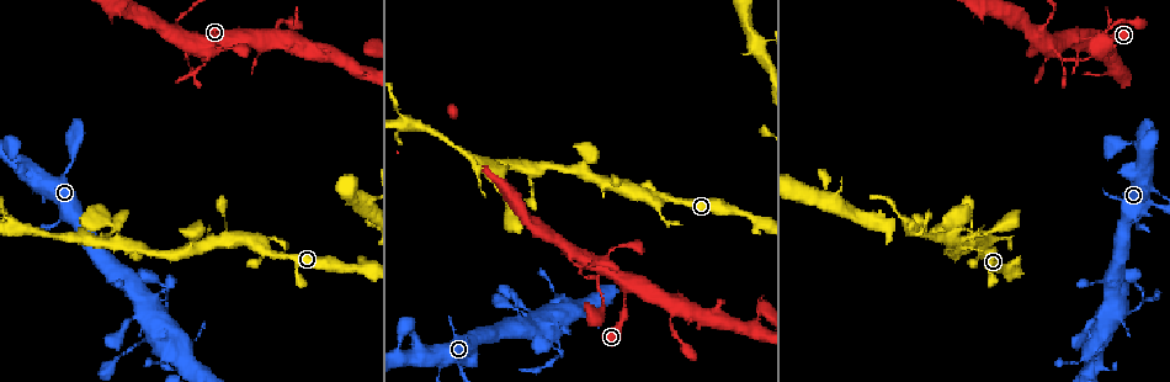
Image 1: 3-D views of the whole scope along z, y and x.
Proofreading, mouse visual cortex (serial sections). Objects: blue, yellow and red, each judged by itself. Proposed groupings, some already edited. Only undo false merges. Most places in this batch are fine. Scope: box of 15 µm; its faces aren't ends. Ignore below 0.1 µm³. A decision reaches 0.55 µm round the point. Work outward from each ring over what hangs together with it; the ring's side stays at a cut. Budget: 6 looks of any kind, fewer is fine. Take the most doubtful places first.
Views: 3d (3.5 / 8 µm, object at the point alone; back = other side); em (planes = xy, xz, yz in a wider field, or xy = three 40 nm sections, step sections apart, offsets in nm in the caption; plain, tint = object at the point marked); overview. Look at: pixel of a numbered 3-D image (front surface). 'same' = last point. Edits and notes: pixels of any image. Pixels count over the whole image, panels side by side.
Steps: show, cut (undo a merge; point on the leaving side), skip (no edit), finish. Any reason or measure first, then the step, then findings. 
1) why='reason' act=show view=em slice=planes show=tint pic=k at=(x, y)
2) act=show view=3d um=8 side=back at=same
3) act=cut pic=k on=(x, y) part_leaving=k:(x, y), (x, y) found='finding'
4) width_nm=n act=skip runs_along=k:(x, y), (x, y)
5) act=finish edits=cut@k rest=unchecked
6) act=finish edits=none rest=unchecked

why='thin arm on a thick one' act=show view=3d um=3.5 pic=1 at=(571, 253)

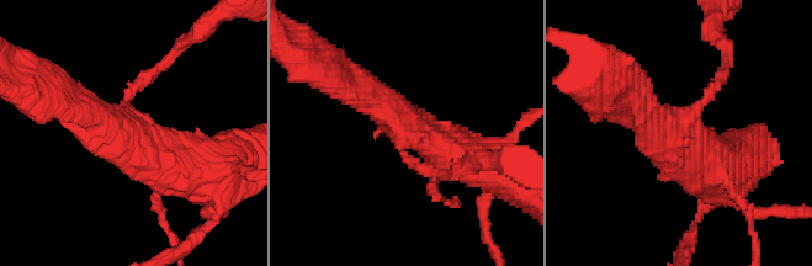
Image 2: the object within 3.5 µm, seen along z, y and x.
arms=3 arm_widths_nm=150,450,600 act=show view=em slice=xy step=5 show=tint pic=2 at=(132, 136)

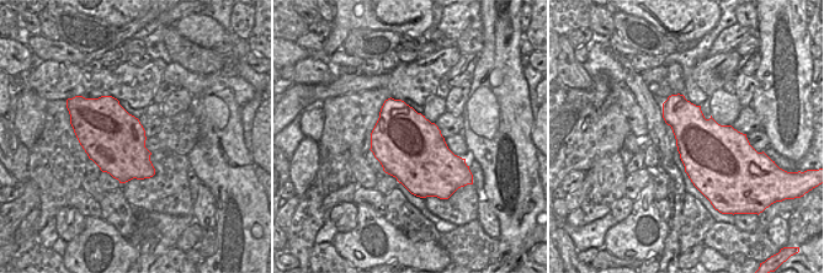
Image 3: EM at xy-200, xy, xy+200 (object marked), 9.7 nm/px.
why='another direction' act=show view=em slice=xy step=2 show=tint at=same

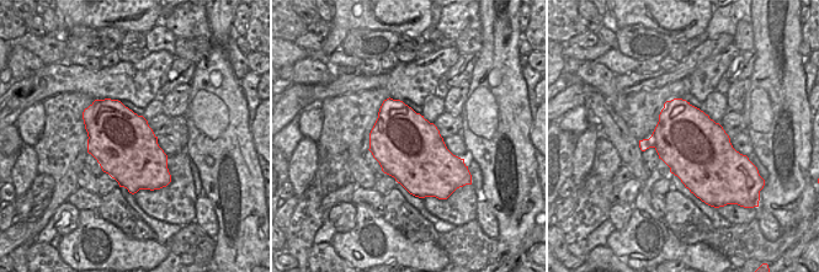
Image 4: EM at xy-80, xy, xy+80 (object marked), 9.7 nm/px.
act=skip runs_along=2:(472, 163), (344, 84) found='one cell here'

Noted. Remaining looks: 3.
why='sharp bend' act=show view=em slice=xy step=1 show=tint pic=1 at=(99, 240)

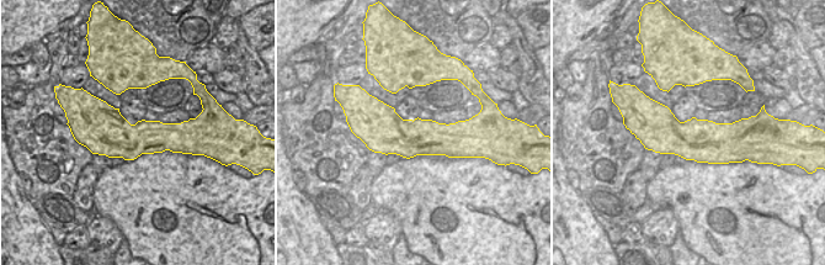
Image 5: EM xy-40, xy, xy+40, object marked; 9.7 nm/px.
act=show view=3d um=3.5 at=same

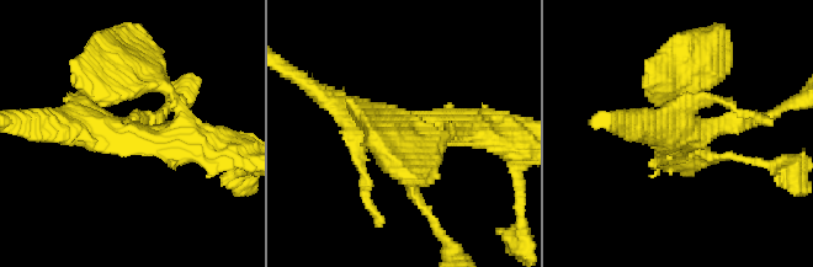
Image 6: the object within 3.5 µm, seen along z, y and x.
width_nm=400 act=skip runs_along=6:(472, 132), (400, 138), (430, 217) found='continuous, no second cell'

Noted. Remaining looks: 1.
act=finish edits=none rest=unchecked

